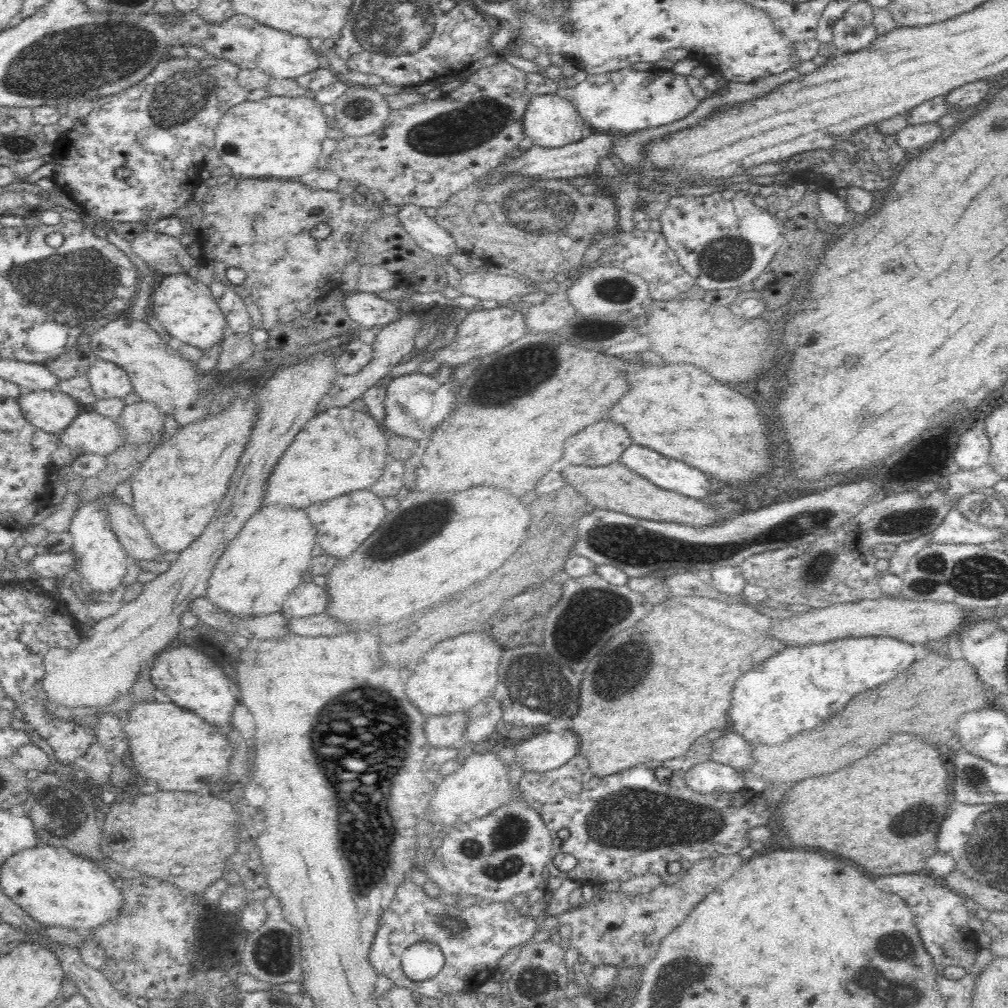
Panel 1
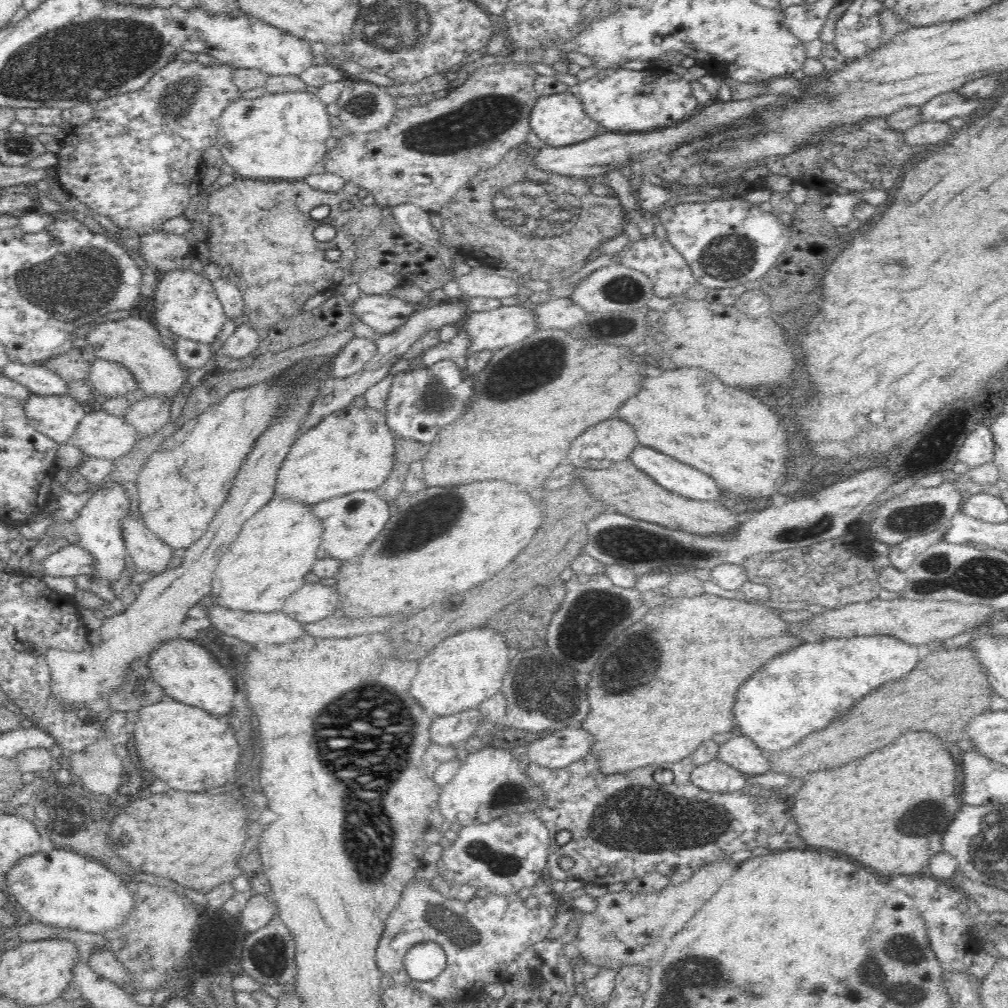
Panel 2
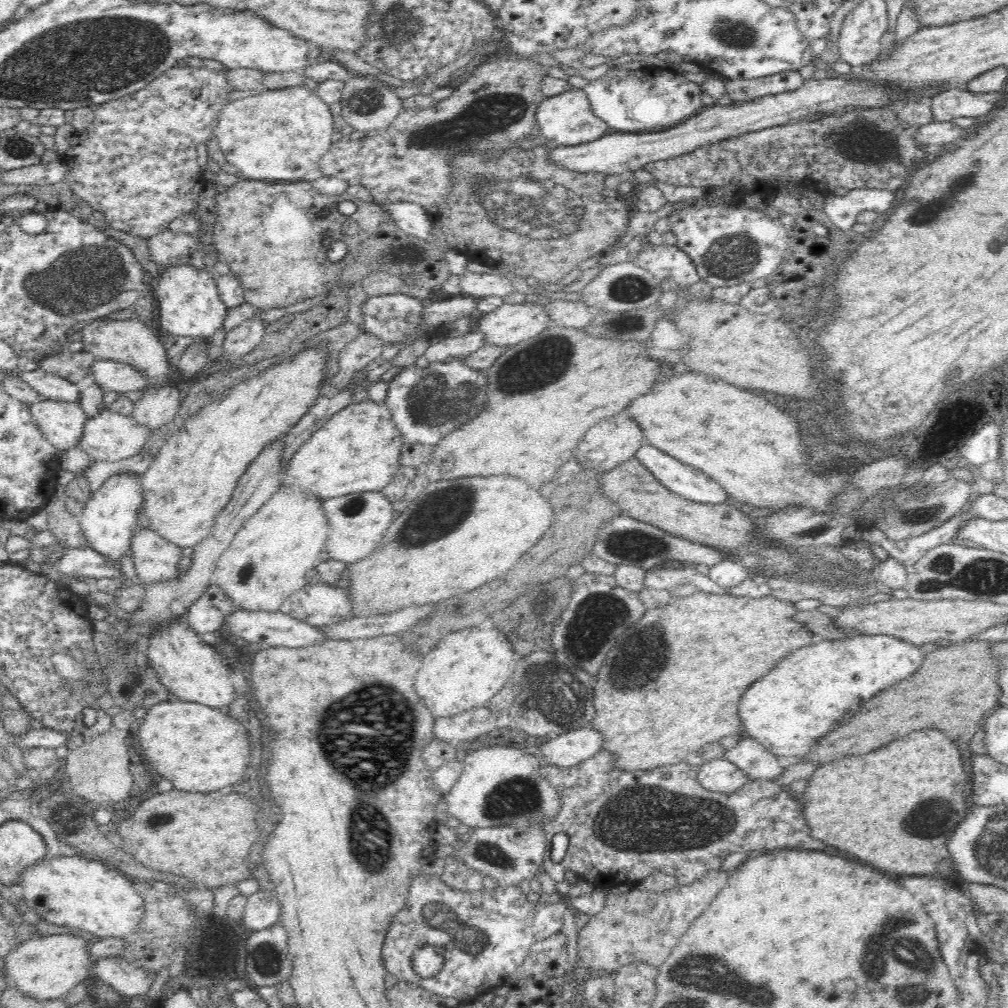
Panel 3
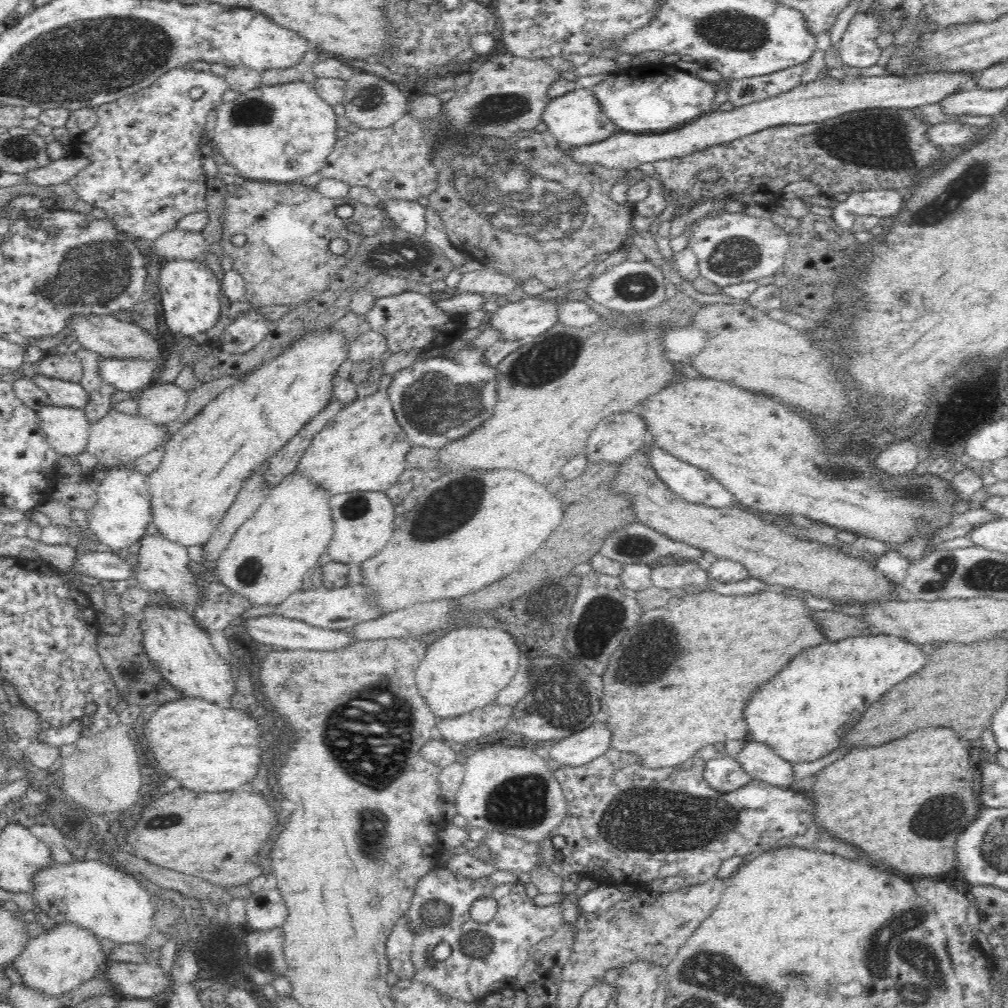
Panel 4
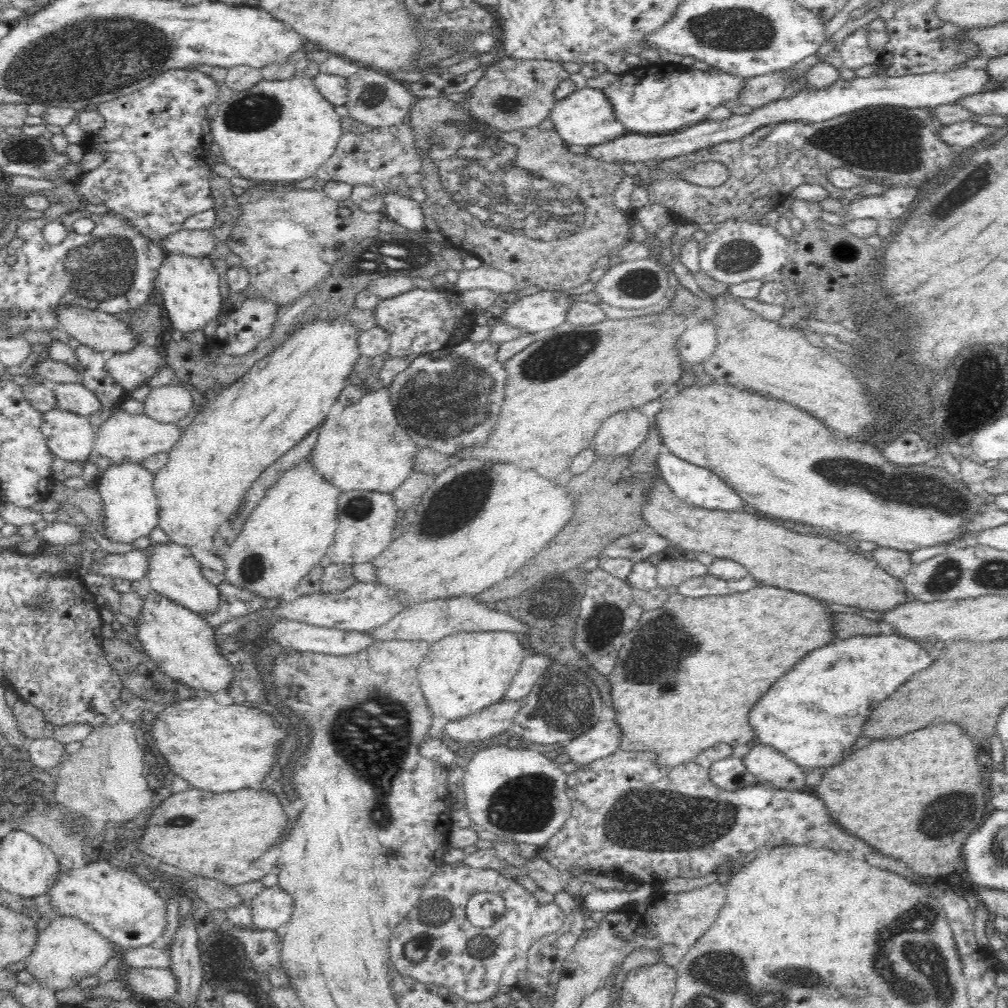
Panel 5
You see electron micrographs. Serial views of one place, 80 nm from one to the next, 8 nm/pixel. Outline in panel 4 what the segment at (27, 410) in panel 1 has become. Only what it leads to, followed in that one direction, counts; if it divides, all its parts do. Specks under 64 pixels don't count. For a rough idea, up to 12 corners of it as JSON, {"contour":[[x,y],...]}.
{"contour":[[82,409],[36,411],[59,455],[86,451],[91,423]]}

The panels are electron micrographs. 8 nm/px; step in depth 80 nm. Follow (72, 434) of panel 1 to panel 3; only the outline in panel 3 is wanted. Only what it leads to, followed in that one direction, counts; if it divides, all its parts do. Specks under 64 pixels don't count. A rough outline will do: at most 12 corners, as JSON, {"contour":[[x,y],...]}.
{"contour":[[104,409],[78,446],[94,461],[137,455],[151,428]]}

